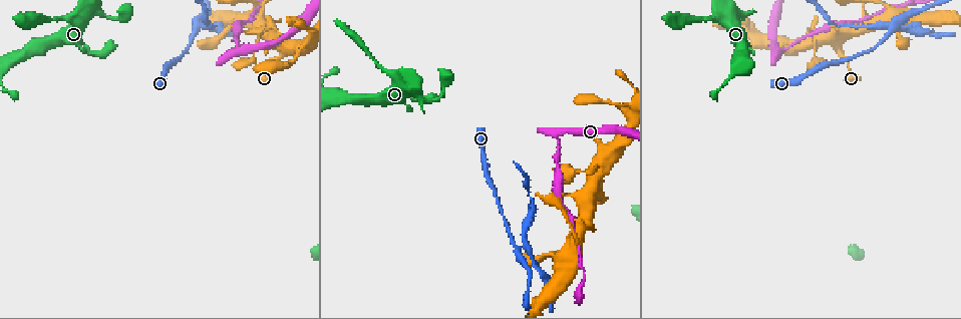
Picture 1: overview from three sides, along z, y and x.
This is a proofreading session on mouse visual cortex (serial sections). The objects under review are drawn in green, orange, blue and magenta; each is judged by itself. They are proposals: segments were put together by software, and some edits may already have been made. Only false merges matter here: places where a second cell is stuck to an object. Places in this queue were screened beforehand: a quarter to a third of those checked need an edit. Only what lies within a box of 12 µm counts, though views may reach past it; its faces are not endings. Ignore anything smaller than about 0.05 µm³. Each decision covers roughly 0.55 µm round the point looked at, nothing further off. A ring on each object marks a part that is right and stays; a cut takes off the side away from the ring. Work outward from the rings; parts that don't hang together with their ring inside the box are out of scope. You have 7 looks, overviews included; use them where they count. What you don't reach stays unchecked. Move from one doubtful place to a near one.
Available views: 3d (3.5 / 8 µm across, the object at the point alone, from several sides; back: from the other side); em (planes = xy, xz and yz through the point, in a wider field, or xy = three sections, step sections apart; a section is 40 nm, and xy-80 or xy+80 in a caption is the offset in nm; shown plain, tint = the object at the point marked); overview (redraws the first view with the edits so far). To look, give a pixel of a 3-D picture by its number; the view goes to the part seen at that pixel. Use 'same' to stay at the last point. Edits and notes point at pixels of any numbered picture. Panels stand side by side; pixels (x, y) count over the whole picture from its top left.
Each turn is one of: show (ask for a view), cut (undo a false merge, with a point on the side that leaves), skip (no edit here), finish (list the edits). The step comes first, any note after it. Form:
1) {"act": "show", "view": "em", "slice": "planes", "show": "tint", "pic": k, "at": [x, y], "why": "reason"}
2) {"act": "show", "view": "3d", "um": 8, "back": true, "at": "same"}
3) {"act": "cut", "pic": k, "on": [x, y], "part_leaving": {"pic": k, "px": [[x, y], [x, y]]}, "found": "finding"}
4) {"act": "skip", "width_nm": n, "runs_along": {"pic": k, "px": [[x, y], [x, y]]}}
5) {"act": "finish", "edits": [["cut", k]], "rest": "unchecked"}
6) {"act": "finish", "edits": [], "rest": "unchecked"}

{"act": "show", "view": "3d", "um": 3.5, "pic": 1, "at": [700, 20], "why": "a narrow waist"}

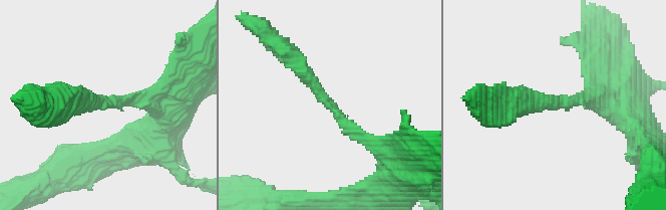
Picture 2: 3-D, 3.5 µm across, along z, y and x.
{"act": "show", "view": "em", "slice": "xy", "step": 3, "show": "tint", "pic": 2, "at": [554, 103], "arm_widths_nm": [200, 250]}

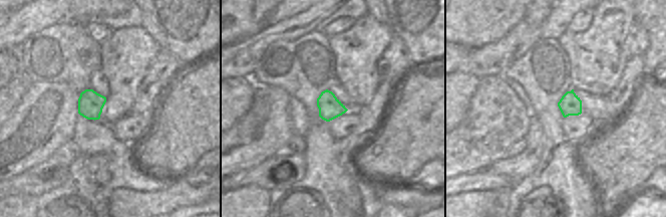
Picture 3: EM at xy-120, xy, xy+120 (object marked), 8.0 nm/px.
{"act": "show", "view": "em", "slice": "planes", "show": "tint", "at": "same", "why": "another direction"}

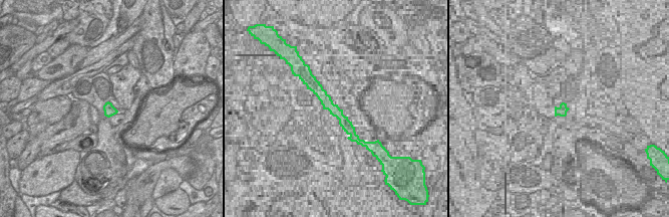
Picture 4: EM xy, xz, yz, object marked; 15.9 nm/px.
{"act": "skip", "runs_along": {"pic": 2, "px": [[378, 150], [347, 129], [289, 57]]}, "found": "one cell here"}

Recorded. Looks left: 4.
{"act": "show", "view": "3d", "um": 3.5, "pic": 1, "at": [434, 101], "why": "sharp bend"}

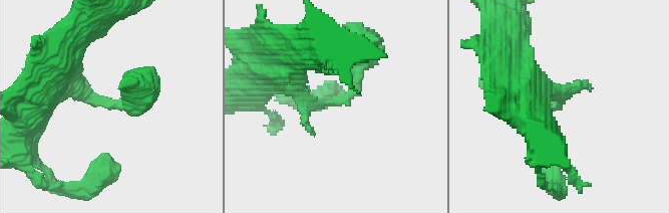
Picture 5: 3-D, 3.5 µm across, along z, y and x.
{"act": "show", "view": "em", "slice": "xy", "step": 2, "show": "tint", "pic": 5, "at": [559, 105], "why": "need the tissue"}

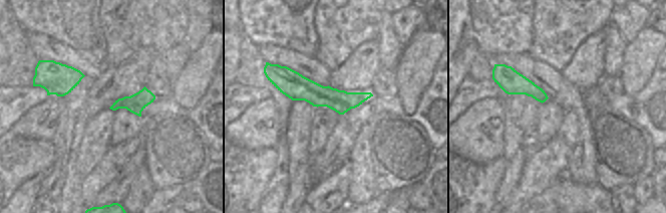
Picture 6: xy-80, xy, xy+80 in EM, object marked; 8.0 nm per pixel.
{"act": "skip", "runs_along": {"pic": 6, "px": [[275, 80], [330, 97], [368, 94]]}, "found": "continuous, no second cell"}

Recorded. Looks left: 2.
{"act": "show", "view": "em", "slice": "xy", "step": 1, "show": "tint", "pic": 1, "at": [554, 133], "why": "abrupt turn"}

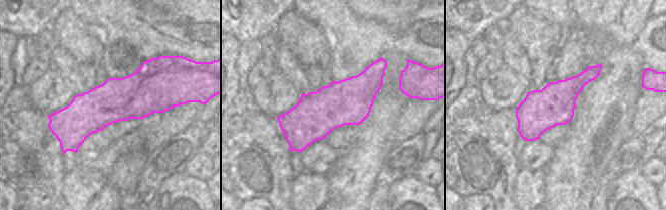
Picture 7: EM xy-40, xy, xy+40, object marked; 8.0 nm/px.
{"act": "show", "view": "3d", "um": 3.5, "at": "same", "why": "see where the arms go"}

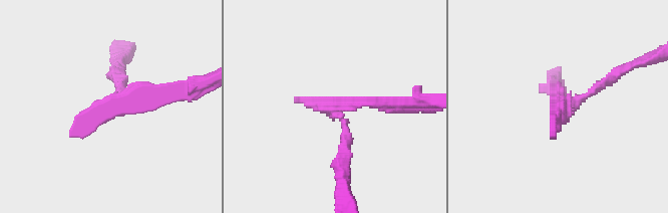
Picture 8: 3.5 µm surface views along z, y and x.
{"act": "skip", "found": "continuous, no second cell"}

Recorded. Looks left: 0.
{"act": "finish", "edits": [], "rest": "unchecked"}

